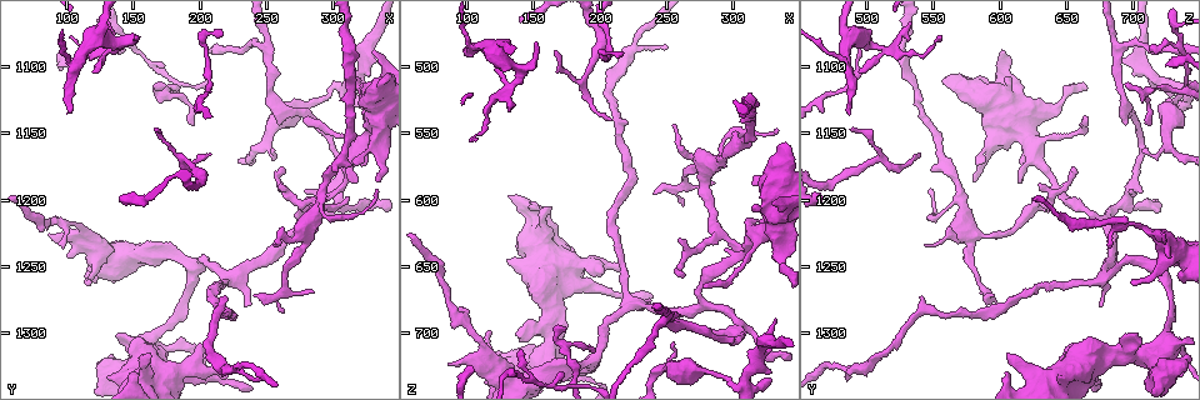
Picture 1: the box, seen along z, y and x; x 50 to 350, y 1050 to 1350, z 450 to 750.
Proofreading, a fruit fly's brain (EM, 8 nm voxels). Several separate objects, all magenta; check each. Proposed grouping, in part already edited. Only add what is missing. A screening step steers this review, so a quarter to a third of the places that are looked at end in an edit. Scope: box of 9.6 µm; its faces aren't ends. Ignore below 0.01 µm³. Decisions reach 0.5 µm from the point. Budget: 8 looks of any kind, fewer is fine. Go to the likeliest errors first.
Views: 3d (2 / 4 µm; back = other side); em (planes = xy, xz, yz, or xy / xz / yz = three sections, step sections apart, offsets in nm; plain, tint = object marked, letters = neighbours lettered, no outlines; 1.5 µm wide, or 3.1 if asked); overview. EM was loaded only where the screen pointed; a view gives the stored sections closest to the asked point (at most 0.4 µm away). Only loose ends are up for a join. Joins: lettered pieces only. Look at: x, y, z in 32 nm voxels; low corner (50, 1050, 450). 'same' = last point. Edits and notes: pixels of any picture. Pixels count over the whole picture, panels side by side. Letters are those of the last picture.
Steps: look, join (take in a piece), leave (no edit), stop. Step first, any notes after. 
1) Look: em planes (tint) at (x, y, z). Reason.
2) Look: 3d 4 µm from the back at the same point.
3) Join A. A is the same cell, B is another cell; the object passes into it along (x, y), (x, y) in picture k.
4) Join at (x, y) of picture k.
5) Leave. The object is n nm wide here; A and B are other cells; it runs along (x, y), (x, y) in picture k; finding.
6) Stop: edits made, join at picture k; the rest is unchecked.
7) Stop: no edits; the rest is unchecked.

Look: 3d 4 µm at (314, 1110, 604). An open end.

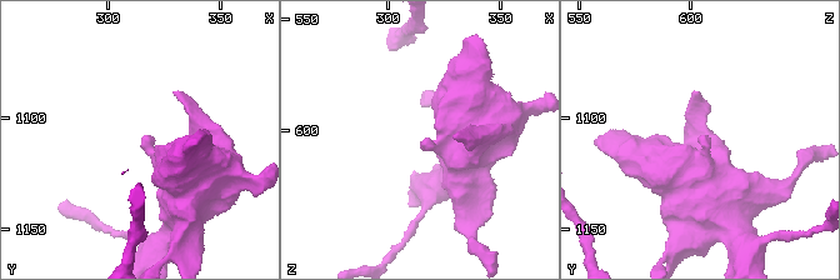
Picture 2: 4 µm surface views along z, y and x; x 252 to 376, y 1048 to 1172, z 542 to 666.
Look: em xz step 4 (letters) at (315, 1109, 605). Now the EM.

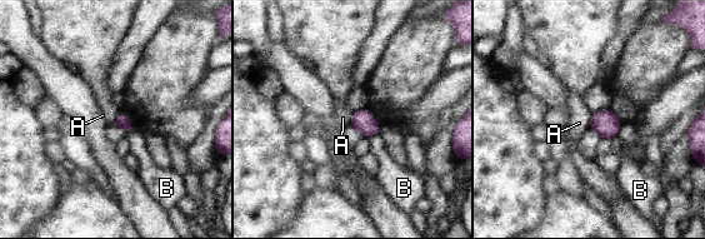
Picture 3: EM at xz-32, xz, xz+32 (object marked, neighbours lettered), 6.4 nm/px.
Leave. A and B are other cells; a border runs along (593, 114), (589, 127) in picture 3; no lettered piece goes on from it.

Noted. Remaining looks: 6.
Look: 3d 2 µm from the back at (116, 1260, 698). Branch stops here.

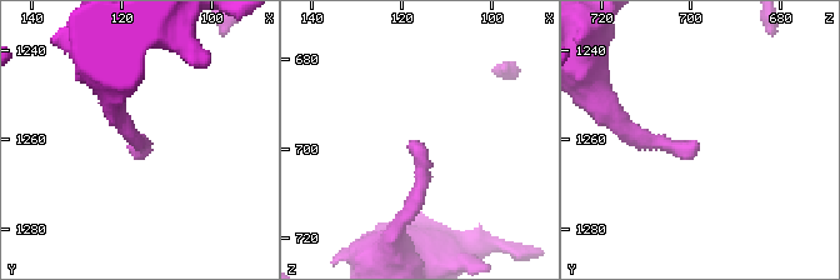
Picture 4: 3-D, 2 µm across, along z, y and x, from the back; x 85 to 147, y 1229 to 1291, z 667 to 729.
Look: em xz step 8 (letters) at (118, 1261, 698). Now the EM.

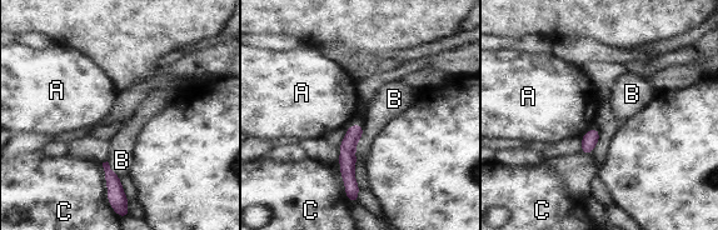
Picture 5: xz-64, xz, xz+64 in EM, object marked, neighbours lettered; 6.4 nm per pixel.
Leave. A, B and C are other cells; a border runs along (362, 125), (355, 159) in picture 5; no lettered piece goes on from it.

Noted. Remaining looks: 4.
Look: em planes (letters) at (104, 1134, 486). Branch stops here.

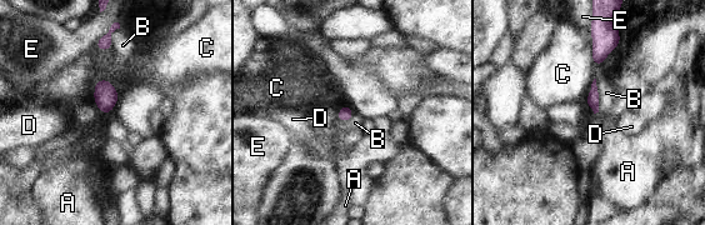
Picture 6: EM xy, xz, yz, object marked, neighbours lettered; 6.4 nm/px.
Join A. A is the same cell, B, C, D and E are other cells; the object passes into it along (105, 95), (106, 113), (93, 141) in picture 6; the neuron continues.

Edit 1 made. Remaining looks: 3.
Stop: edits made, join at picture 6; the rest is unchecked.

